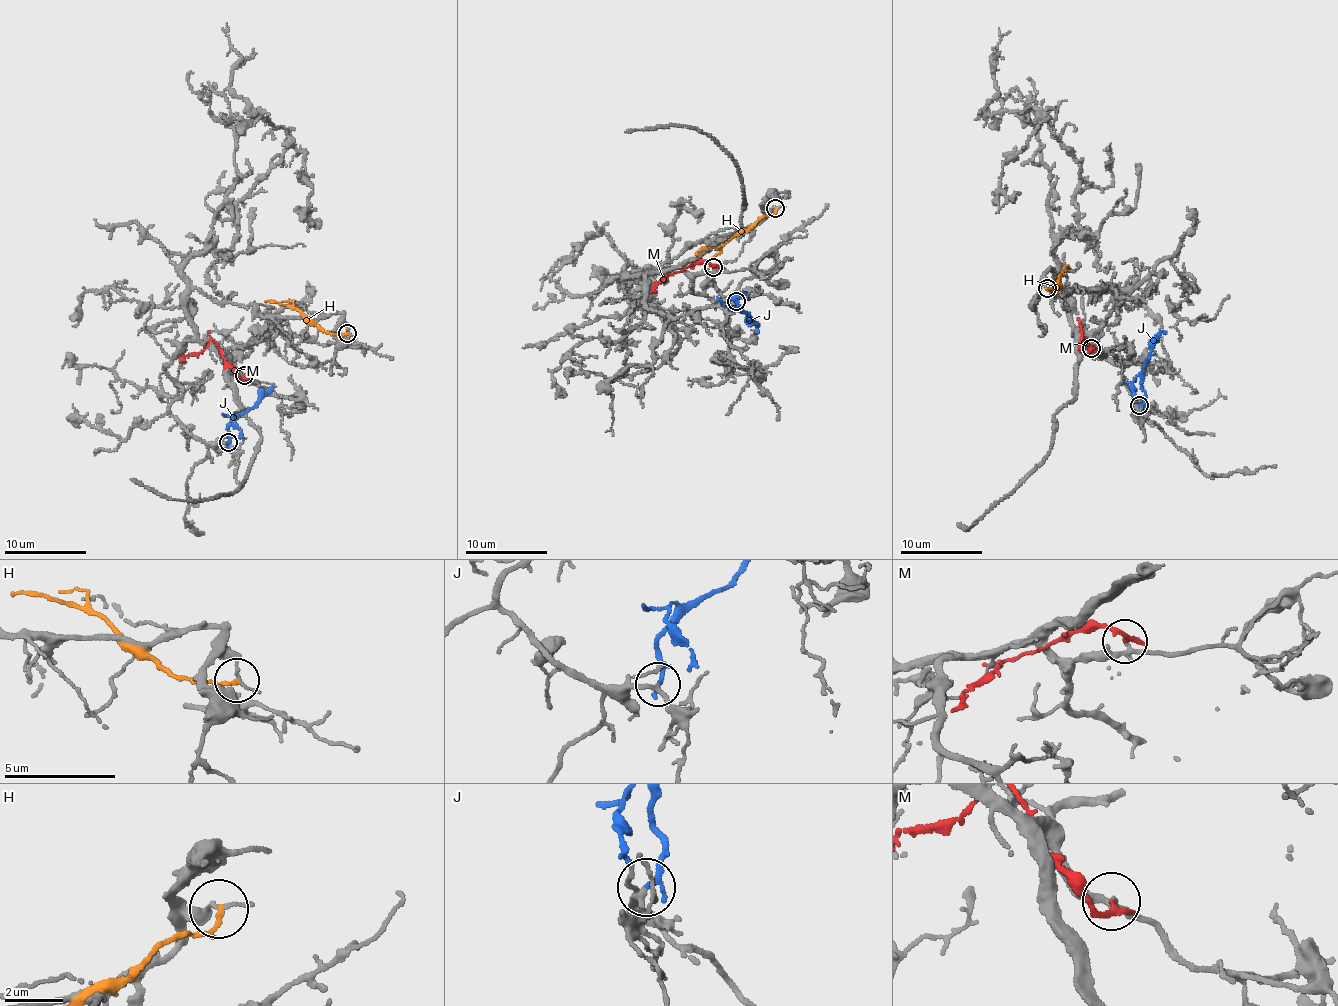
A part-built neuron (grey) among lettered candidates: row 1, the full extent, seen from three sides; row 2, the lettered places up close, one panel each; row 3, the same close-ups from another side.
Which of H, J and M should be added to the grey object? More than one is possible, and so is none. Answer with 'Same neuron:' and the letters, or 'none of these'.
Same neuron: J

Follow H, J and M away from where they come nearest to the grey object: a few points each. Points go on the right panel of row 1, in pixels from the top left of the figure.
H: (1047, 288), (1051, 290), (1050, 293), (1059, 275), (1065, 275)
J: (1140, 406), (1153, 340), (1161, 331), (1166, 333)
M: (1092, 348), (1088, 353), (1084, 351), (1081, 325), (1084, 340), (1094, 352)

